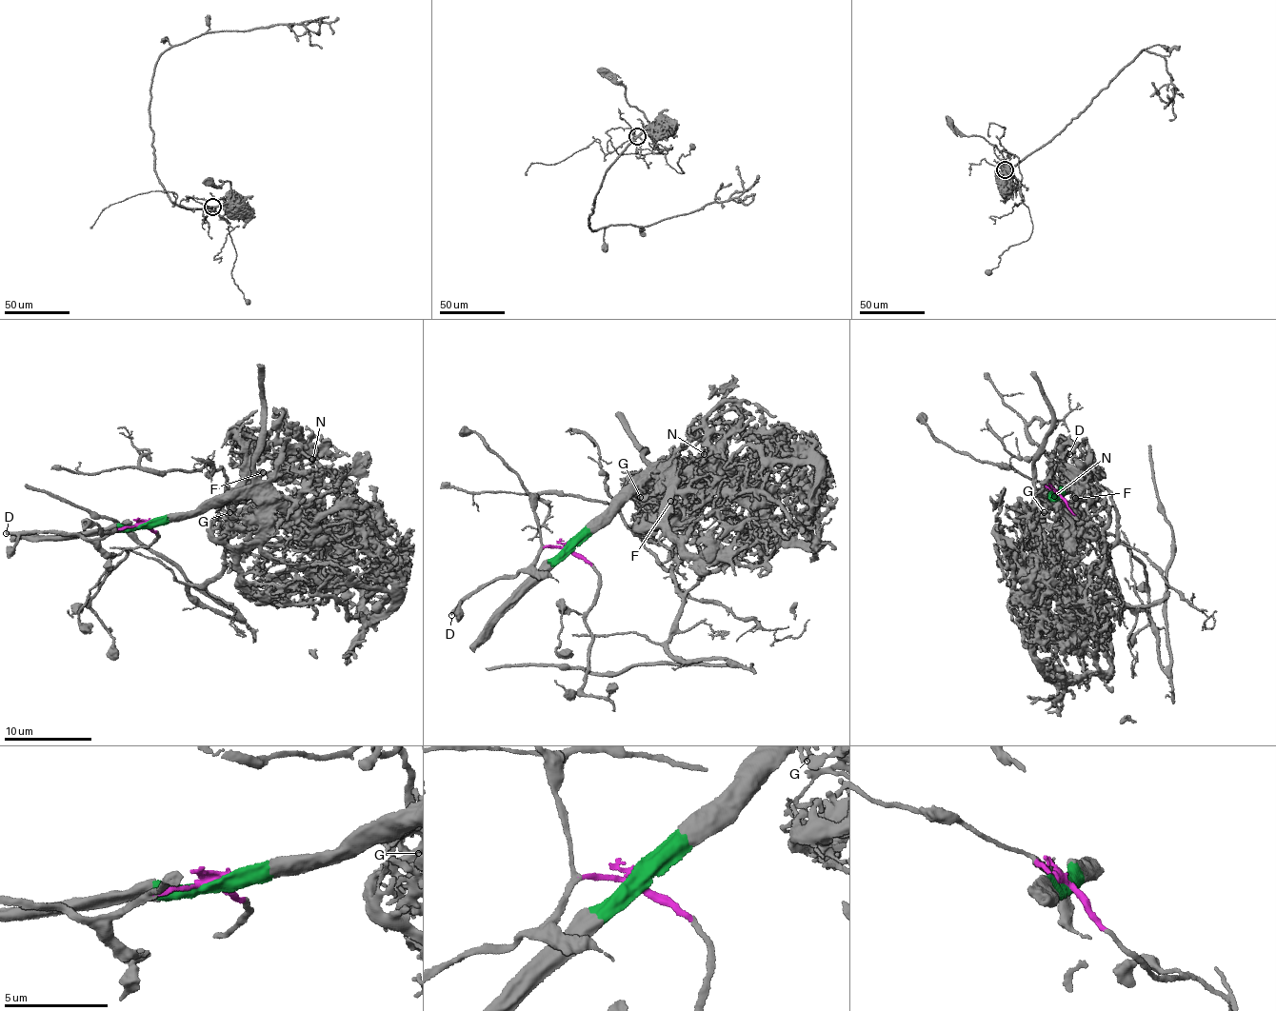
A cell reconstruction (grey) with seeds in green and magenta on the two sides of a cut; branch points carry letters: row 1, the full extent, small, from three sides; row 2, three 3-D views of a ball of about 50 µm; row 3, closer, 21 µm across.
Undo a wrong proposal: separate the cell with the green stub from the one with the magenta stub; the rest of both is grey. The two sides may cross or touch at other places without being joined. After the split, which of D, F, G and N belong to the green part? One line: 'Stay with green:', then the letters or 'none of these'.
Stay with green: F, G, N

